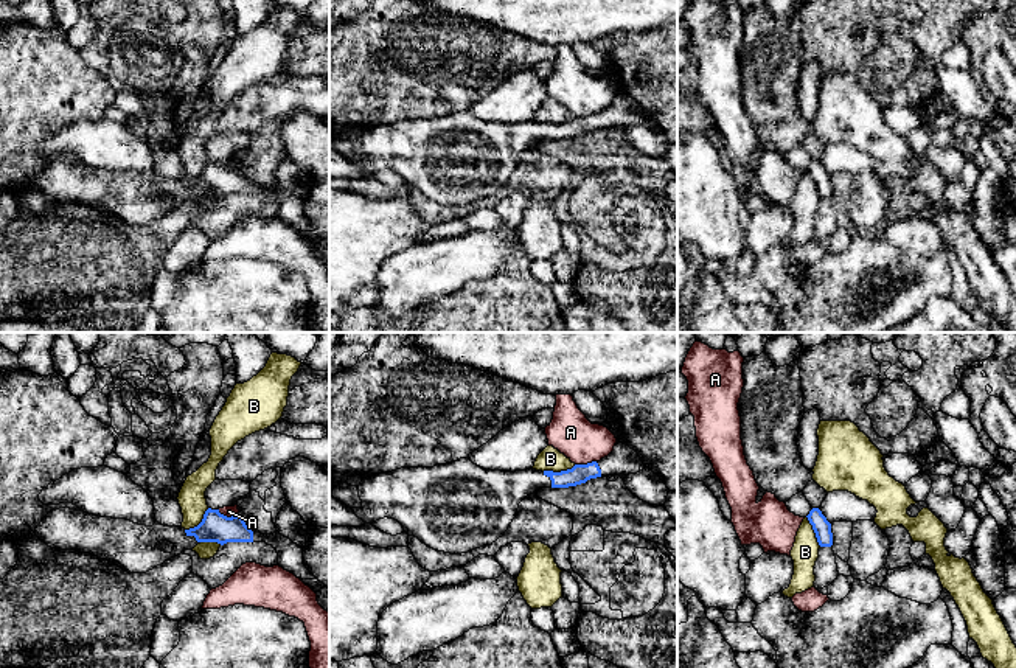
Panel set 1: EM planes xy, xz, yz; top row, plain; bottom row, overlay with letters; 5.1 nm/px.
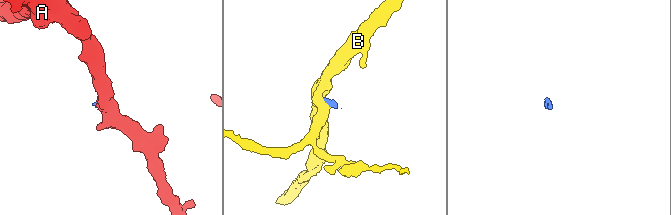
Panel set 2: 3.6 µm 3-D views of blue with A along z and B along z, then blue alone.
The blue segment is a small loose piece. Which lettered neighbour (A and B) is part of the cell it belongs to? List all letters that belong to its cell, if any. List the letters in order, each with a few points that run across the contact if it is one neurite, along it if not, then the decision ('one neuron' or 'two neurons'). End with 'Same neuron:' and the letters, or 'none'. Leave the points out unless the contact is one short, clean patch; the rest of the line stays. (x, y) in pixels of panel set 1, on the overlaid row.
A: line xy (218, 510), (227, 516), (238, 514); two neurons
B: line xz (575, 465), (560, 471), (542, 471); two neurons
Same neuron: none

